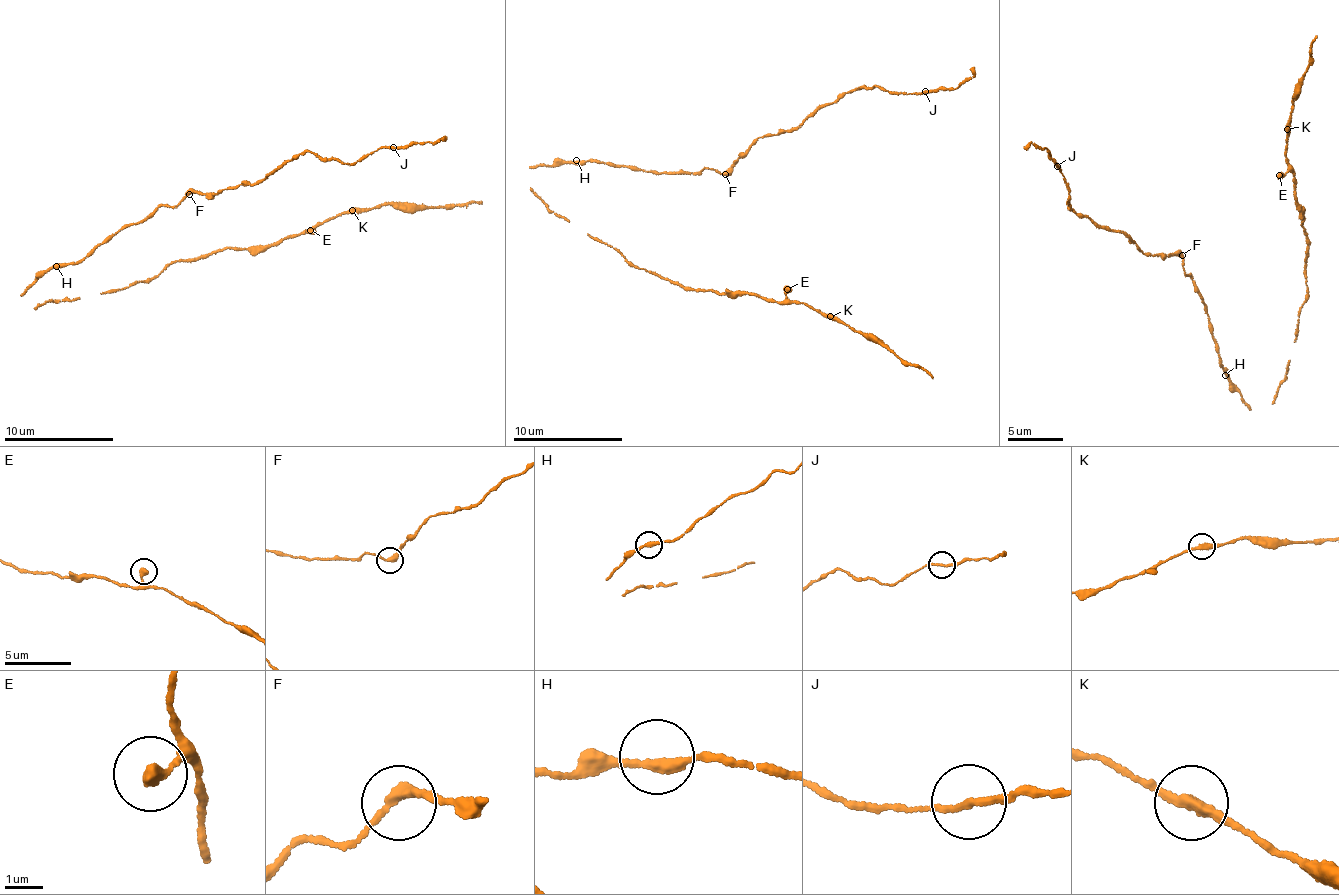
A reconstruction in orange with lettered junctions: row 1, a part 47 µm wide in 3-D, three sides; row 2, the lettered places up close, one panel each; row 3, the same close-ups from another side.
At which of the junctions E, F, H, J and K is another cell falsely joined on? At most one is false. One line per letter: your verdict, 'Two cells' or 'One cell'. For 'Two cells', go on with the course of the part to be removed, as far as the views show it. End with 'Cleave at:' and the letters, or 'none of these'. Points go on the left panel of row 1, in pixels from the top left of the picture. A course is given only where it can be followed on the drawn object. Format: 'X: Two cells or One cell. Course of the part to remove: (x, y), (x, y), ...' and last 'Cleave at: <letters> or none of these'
E: One cell
F: One cell
H: One cell
J: One cell
K: Two cells. Course of the part to remove: (352, 211), (364, 211), (382, 204), (425, 209), (482, 200)
Cleave at: K

